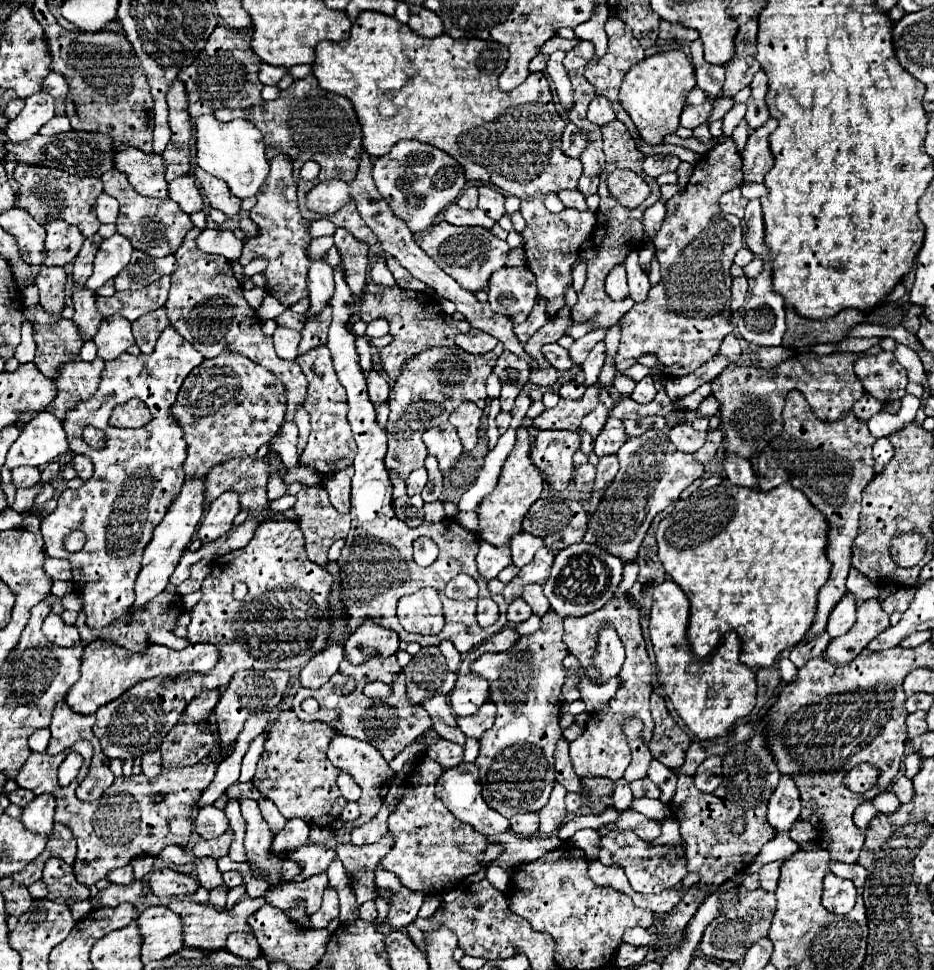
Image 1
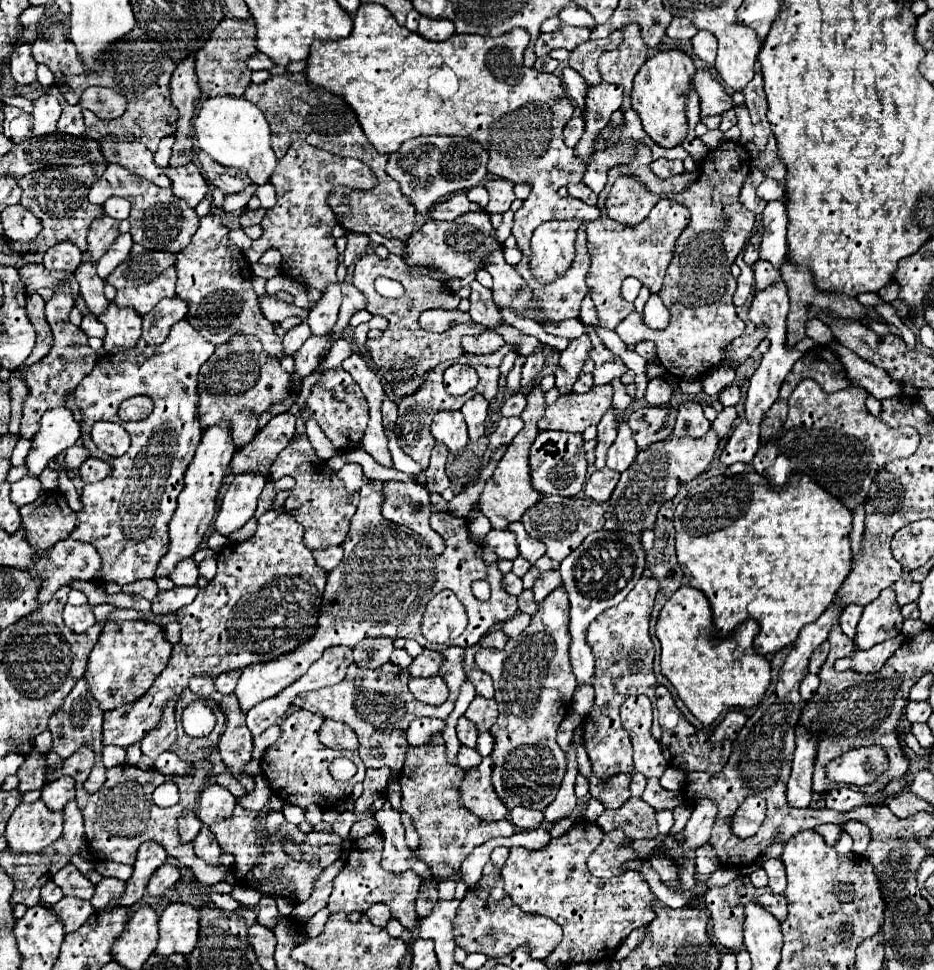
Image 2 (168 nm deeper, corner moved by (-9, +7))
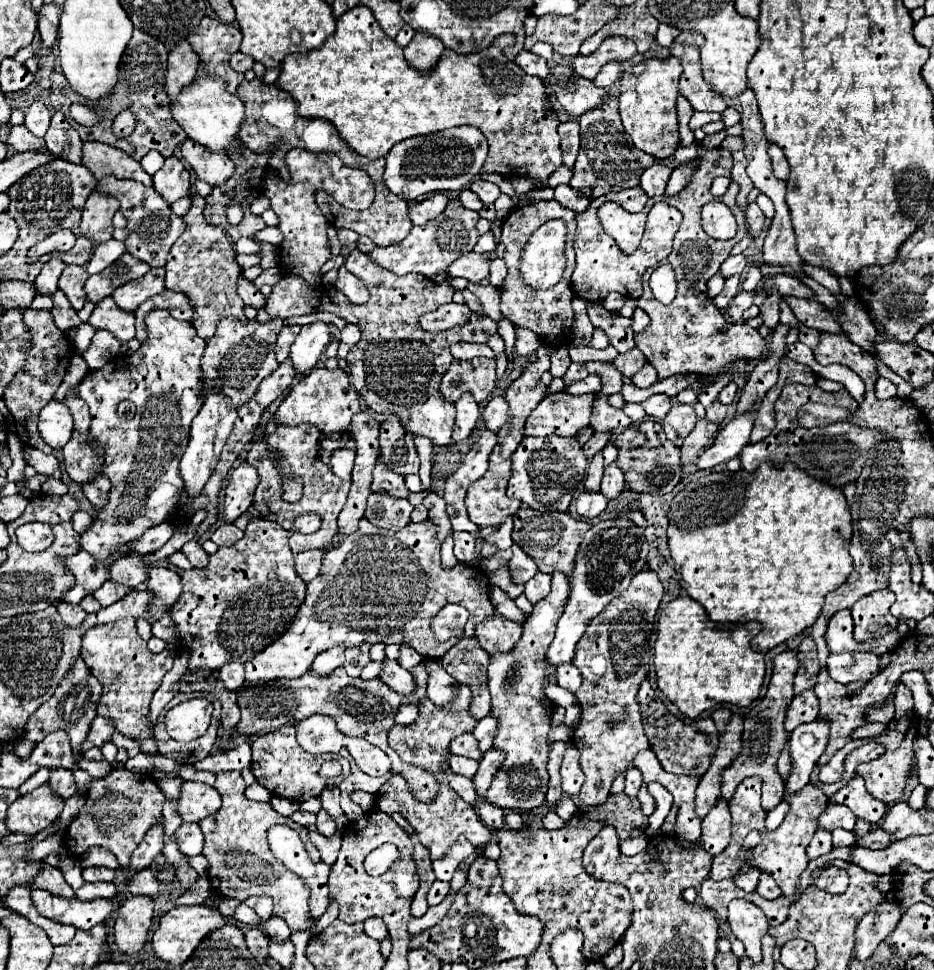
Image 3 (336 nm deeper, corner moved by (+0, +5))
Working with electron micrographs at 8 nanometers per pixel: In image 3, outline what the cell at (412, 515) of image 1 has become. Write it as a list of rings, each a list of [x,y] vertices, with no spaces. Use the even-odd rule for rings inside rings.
[[[370,493],[364,517],[376,527],[400,531],[410,523],[412,511],[414,505],[408,499],[396,499],[388,493]]]

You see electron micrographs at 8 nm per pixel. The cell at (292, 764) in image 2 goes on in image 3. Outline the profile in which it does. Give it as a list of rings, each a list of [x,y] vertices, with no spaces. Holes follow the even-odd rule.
[[[284,725],[276,731],[270,731],[270,733],[256,737],[252,741],[252,771],[254,771],[254,777],[258,779],[258,783],[264,785],[272,795],[290,799],[294,803],[302,803],[302,801],[308,801],[312,797],[320,797],[320,793],[328,785],[328,781],[318,775],[318,769],[326,759],[338,759],[344,767],[342,777],[350,775],[350,765],[342,755],[338,755],[338,753],[324,753],[324,755],[306,753],[298,745],[294,725]]]

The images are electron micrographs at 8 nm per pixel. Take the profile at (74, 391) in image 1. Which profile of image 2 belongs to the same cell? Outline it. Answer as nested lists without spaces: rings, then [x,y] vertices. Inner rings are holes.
[[[61,287],[53,295],[53,299],[45,305],[45,319],[49,321],[53,333],[53,347],[49,355],[37,361],[37,365],[17,371],[17,377],[27,385],[29,391],[27,399],[23,401],[23,419],[21,419],[21,437],[25,439],[33,439],[33,435],[37,435],[41,415],[47,409],[65,405],[65,395],[73,391],[83,381],[83,377],[87,377],[89,371],[93,371],[97,363],[95,351],[87,345],[87,335],[69,321],[71,309],[73,309],[73,297],[67,293],[67,287]]]

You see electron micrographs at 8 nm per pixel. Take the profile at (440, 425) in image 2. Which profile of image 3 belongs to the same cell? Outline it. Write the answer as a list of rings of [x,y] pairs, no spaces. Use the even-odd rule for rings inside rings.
[[[354,249],[348,255],[344,267],[364,281],[370,291],[368,303],[352,305],[332,285],[310,287],[304,279],[288,275],[272,287],[266,303],[266,313],[270,317],[286,319],[292,315],[306,315],[312,309],[320,309],[358,325],[362,339],[350,349],[346,361],[350,365],[350,381],[364,397],[366,405],[378,413],[398,413],[408,429],[412,429],[416,435],[428,437],[434,445],[452,445],[456,409],[452,403],[442,399],[438,391],[442,373],[446,373],[452,363],[450,345],[458,341],[486,343],[490,335],[498,333],[496,321],[484,315],[472,315],[466,325],[446,329],[438,335],[426,333],[420,329],[418,317],[452,301],[454,289],[448,283],[436,283],[418,273],[398,277],[388,269],[382,269],[360,249]]]

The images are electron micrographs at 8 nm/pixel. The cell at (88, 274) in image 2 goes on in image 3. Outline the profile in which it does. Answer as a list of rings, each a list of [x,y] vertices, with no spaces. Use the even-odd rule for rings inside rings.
[[[68,265],[58,281],[58,287],[66,293],[66,297],[70,299],[70,303],[76,311],[82,309],[86,303],[86,291],[84,291],[86,279],[88,279],[88,273],[84,271],[84,267],[70,267]]]

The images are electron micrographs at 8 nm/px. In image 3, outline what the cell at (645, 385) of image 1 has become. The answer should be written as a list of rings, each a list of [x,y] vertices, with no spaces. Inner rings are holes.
[[[658,393],[658,395],[648,397],[648,399],[642,403],[642,407],[644,407],[646,415],[654,417],[656,421],[662,421],[662,419],[666,417],[666,413],[670,411],[670,407],[672,407],[670,401],[672,401],[672,397],[668,397],[668,395],[664,395],[664,393]]]

